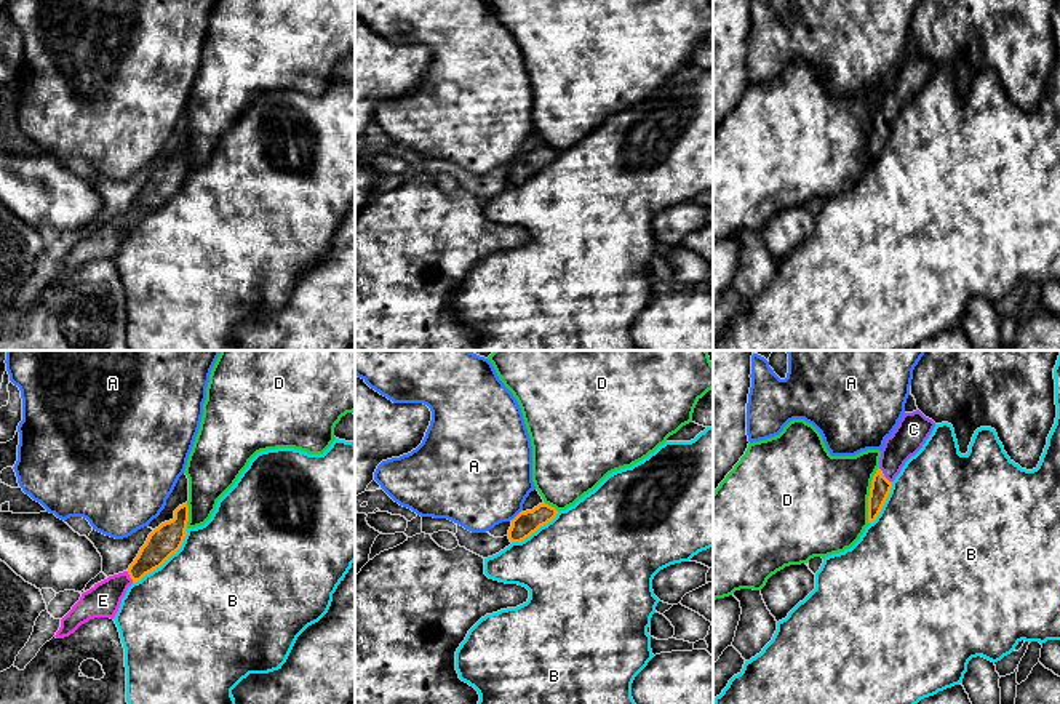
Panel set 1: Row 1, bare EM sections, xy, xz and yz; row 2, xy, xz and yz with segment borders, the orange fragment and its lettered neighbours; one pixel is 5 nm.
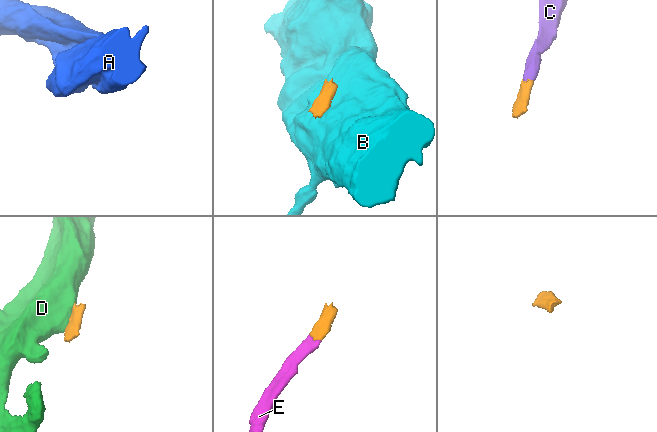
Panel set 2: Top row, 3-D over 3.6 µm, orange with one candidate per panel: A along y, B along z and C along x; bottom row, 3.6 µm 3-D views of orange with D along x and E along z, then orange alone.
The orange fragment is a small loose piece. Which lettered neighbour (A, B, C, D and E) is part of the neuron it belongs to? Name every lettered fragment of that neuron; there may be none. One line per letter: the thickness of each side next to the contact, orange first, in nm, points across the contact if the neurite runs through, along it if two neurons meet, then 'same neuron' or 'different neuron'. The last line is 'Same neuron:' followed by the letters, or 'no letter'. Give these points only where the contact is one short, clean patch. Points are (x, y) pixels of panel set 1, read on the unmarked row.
A: 120 nm thick on the orange side, 480 nm on the other; border along xz (522, 151), (512, 162); different neuron
B: 160 nm thick on the orange side, 500 nm on the other; different neuron
C: 100 nm thick on the orange side, 160 nm on the other; runs through yz (880, 132), (883, 117), (894, 95), (908, 79); same neuron
D: 100 nm thick on the orange side, 460 nm on the other; border along yz (878, 108), (868, 138), (868, 165); different neuron
E: 160 nm thick on the orange side, 170 nm on the other; runs through xy (163, 183), (130, 218), (103, 242); same neuron
Same neuron: C, E

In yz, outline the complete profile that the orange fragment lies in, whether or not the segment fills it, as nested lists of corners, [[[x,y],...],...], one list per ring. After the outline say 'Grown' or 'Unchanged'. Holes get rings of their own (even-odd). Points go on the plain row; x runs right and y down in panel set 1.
[[[916,51],[913,54],[903,54],[892,77],[886,80],[881,91],[879,109],[871,122],[868,165],[876,162],[891,134],[892,123],[905,104],[923,90],[934,69],[935,64]]]. Grown

